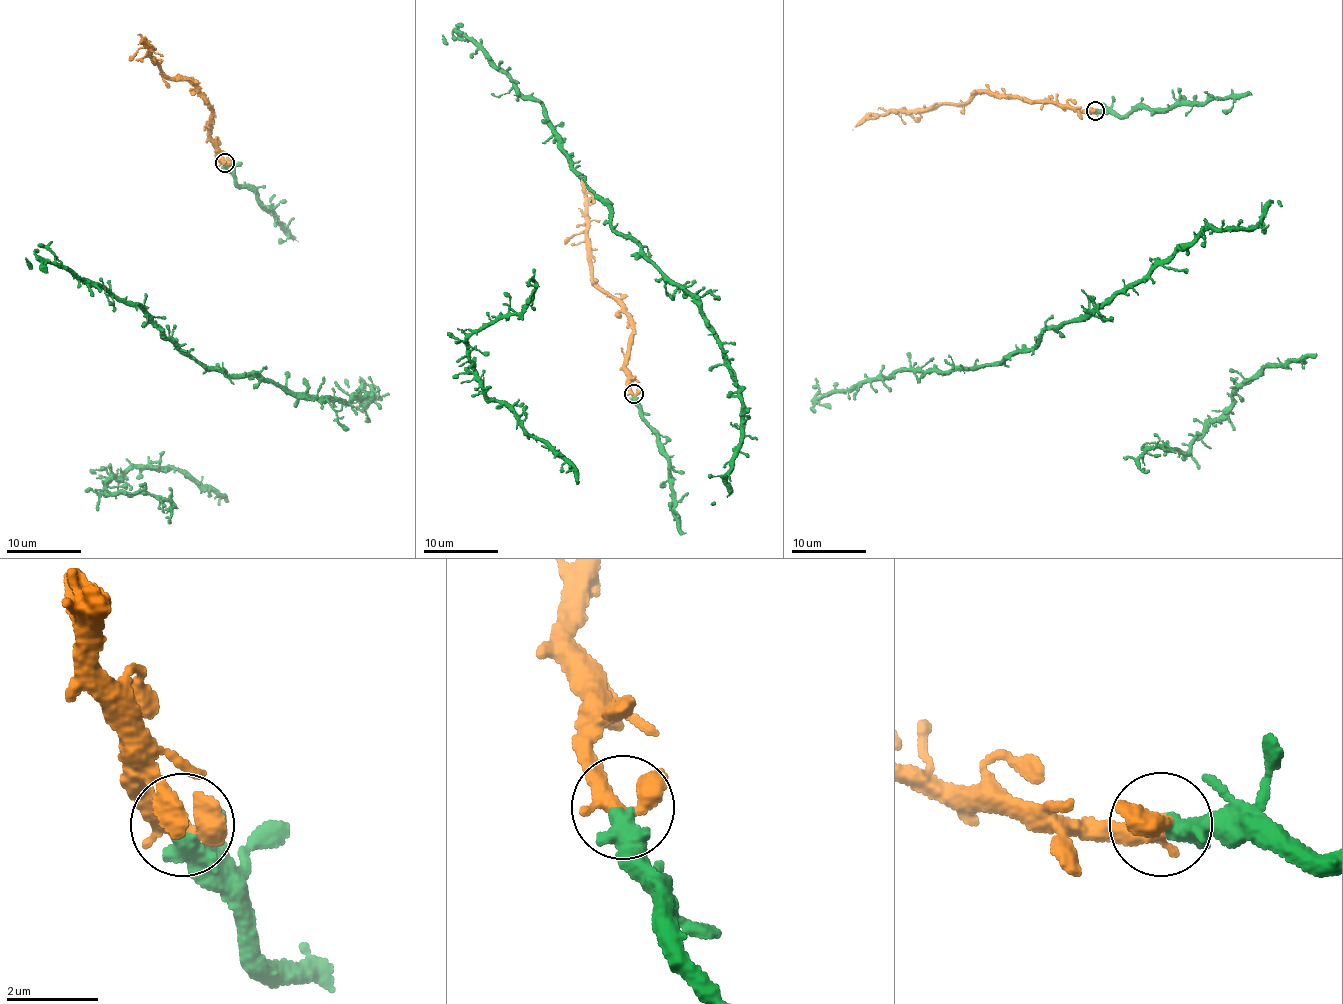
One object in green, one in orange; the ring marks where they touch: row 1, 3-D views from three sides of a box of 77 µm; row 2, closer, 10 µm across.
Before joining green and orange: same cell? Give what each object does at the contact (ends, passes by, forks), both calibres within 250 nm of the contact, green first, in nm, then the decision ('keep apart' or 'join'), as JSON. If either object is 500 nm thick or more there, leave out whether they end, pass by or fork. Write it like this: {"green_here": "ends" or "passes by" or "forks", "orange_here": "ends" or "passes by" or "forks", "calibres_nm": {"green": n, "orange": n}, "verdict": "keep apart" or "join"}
{"calibres_nm": {"green": 500, "orange": 380}, "verdict": "join"}

